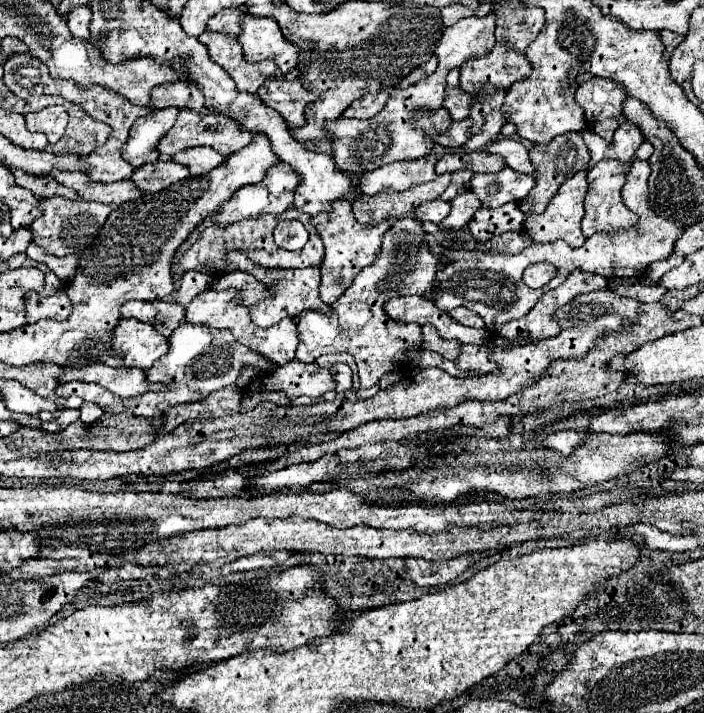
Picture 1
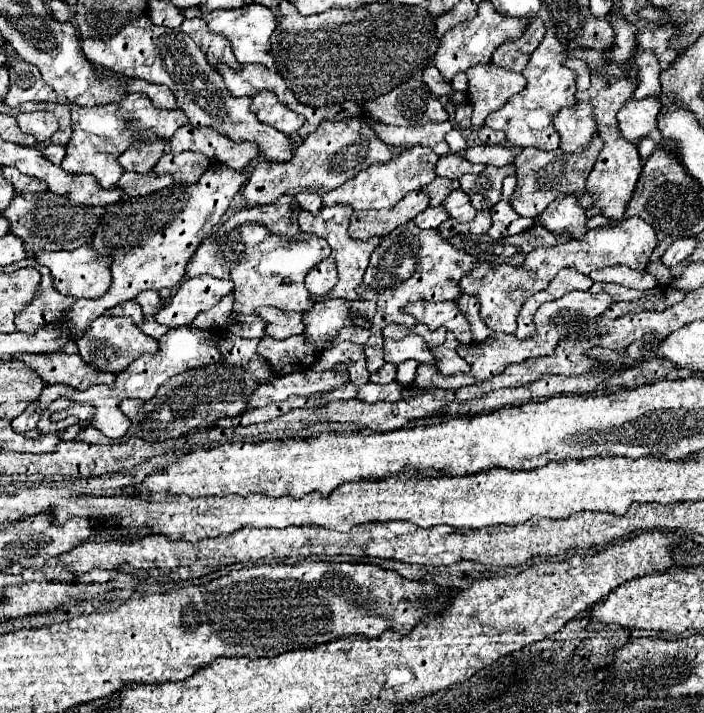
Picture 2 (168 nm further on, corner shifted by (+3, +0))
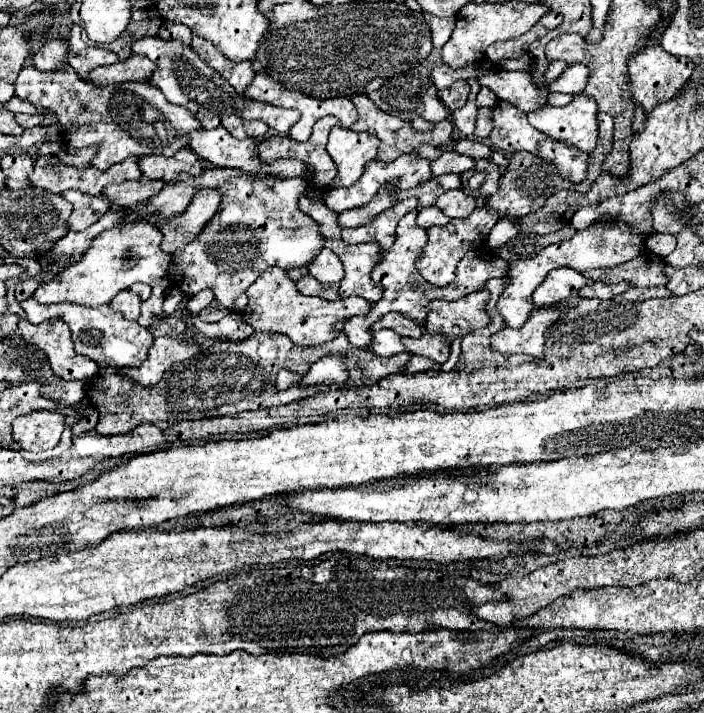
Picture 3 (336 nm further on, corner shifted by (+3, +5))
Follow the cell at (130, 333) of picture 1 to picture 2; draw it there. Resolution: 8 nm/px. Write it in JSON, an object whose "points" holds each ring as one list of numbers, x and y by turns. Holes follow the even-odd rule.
{"points":[[103,315,97,321,93,321,89,325,89,331,77,341,77,347,81,351,79,355,83,361,113,373,123,371,131,361,135,361,143,353,157,353,159,349,157,341,145,335,133,321,129,321,129,317,111,317,111,315]]}

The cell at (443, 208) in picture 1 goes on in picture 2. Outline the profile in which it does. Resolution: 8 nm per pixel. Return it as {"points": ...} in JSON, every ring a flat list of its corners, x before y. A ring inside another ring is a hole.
{"points":[[427,207,423,213,419,213,413,221,421,229,437,229,445,219,449,219,449,213,445,213,445,207]]}

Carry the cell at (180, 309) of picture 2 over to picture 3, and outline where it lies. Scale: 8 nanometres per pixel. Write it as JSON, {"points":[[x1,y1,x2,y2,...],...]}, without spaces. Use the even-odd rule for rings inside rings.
{"points":[[203,290,203,292,199,292,199,294,195,294,195,296,189,298,187,310,193,312,193,314,199,314,199,312,201,312,203,308,207,308,211,302,213,302,213,292,211,292,211,290]]}

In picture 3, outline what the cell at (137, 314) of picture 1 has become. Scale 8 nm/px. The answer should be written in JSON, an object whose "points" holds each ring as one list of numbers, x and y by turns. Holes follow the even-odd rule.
{"points":[[131,290,119,292,111,302,111,308,121,312,127,320,137,320,139,318,139,306,141,306,141,300]]}

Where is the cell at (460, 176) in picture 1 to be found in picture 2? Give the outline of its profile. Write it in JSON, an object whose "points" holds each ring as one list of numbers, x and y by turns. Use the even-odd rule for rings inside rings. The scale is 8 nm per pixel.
{"points":[[435,177,435,181,431,181,429,185,425,185,425,193,431,197,431,207,437,207,443,203,443,199,451,193,459,189,459,179,447,179,447,177]]}

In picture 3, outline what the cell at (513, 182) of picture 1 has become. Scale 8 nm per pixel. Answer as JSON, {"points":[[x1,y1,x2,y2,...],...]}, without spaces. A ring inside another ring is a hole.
{"points":[[475,160,475,168,461,174,461,190,473,198,485,198,497,192,501,170,489,160]]}

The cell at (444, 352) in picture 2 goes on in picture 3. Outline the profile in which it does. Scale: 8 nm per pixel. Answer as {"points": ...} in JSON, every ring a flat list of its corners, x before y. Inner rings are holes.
{"points":[[425,332,421,338,403,338,403,344,411,354,431,358,439,364,443,364,449,358,449,344,447,338,441,334]]}

